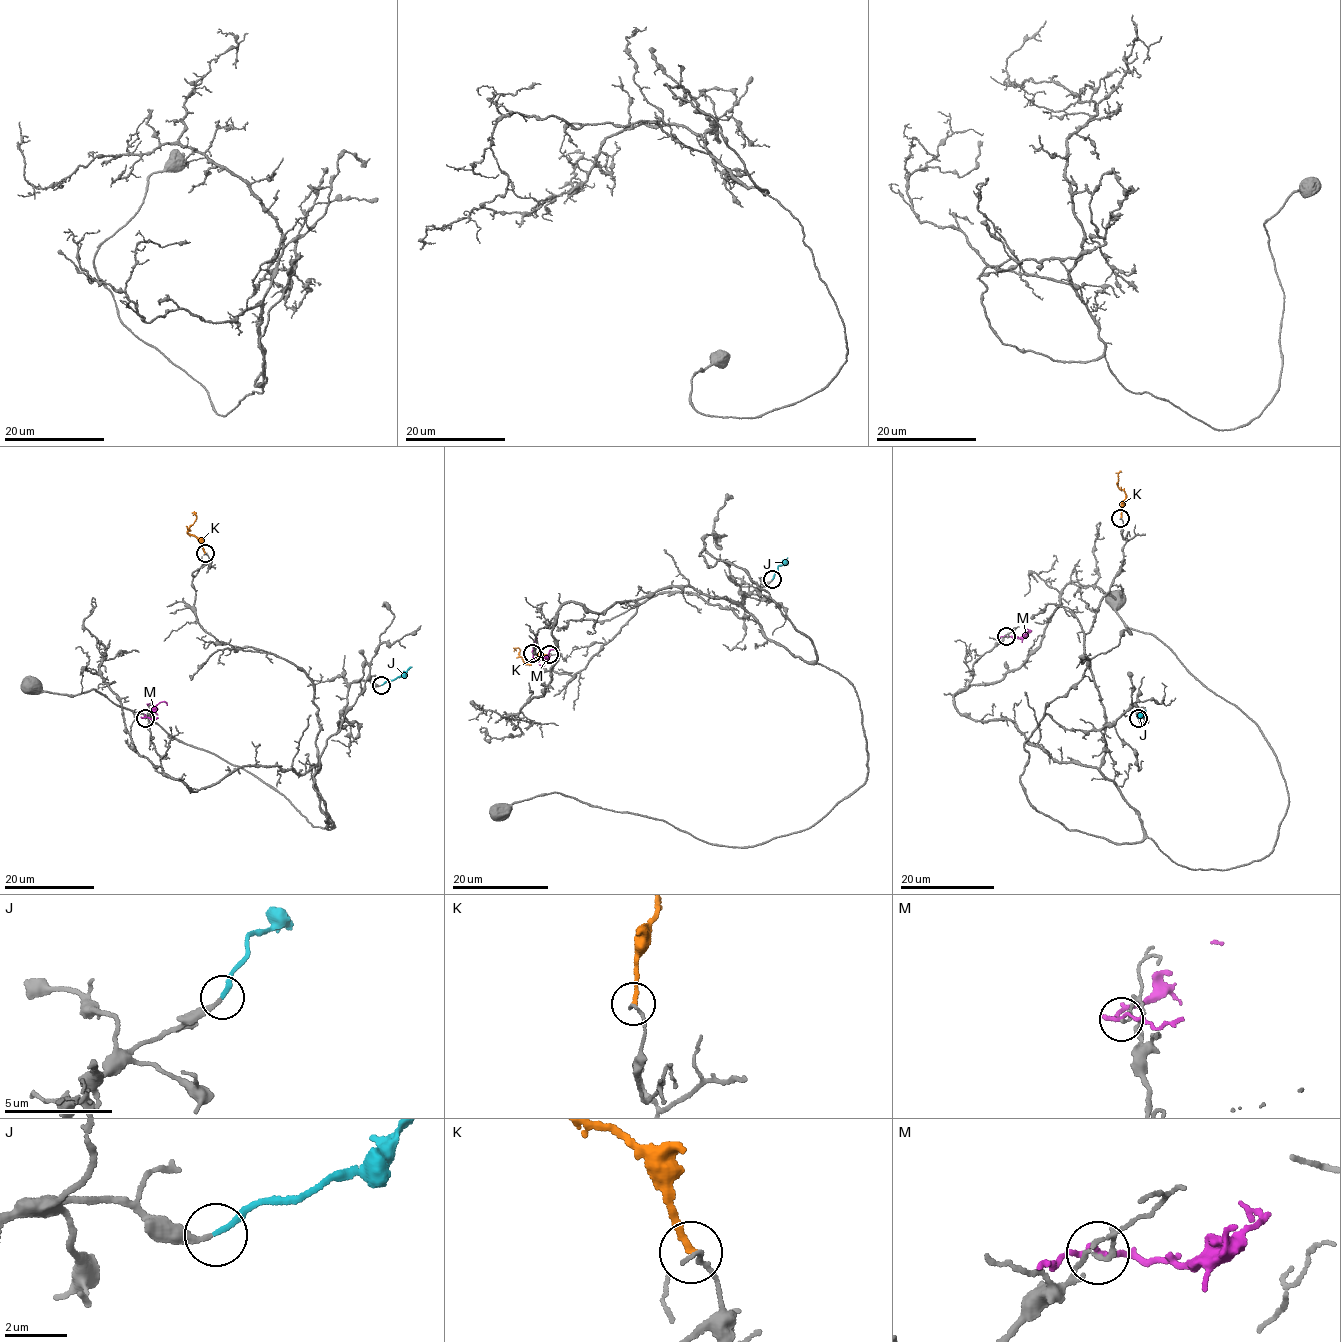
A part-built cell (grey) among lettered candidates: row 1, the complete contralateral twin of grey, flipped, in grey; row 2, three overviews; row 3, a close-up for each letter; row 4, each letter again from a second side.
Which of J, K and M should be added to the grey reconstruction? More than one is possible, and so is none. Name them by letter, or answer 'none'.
J

